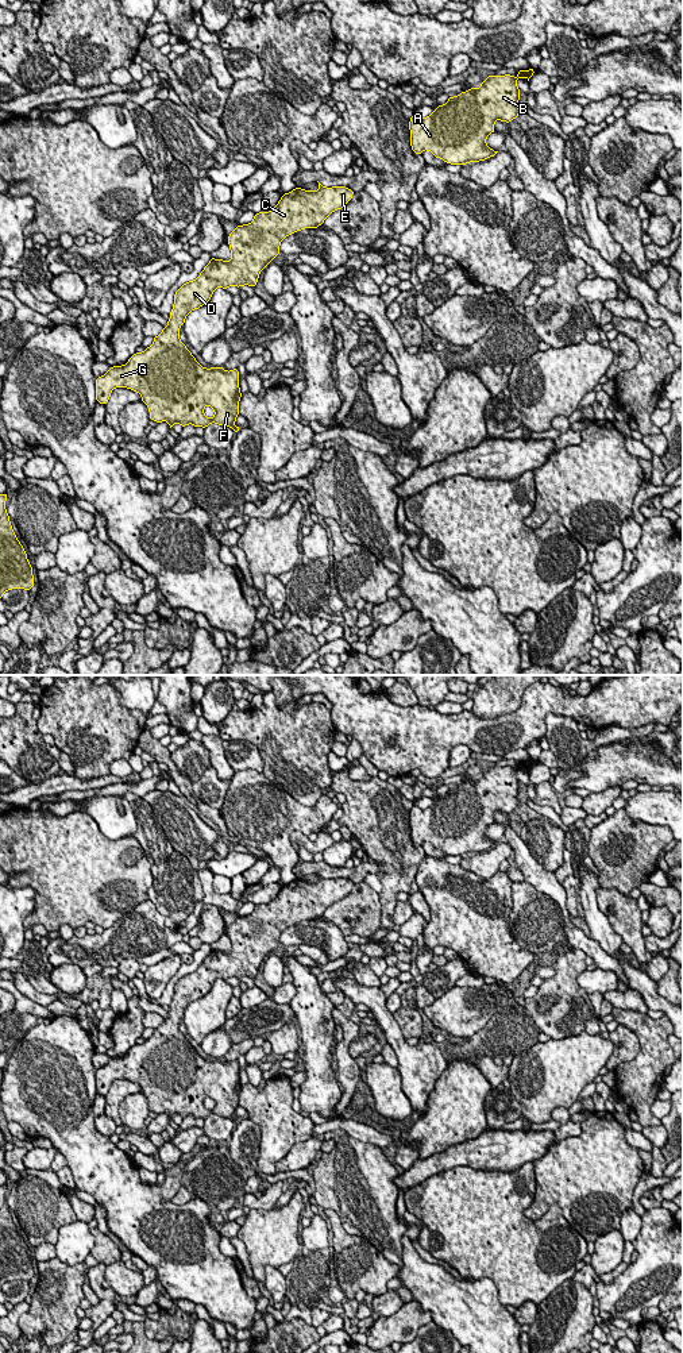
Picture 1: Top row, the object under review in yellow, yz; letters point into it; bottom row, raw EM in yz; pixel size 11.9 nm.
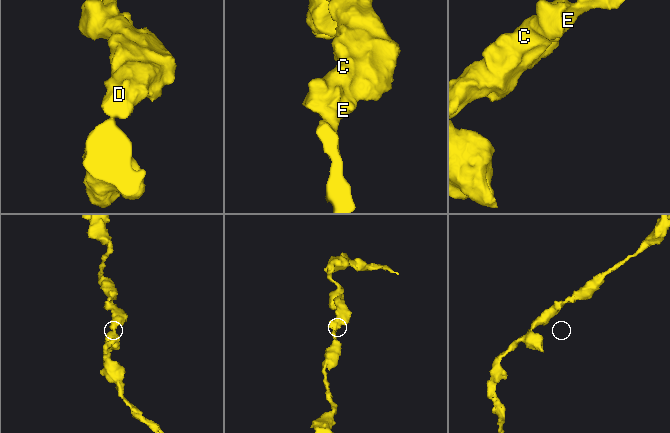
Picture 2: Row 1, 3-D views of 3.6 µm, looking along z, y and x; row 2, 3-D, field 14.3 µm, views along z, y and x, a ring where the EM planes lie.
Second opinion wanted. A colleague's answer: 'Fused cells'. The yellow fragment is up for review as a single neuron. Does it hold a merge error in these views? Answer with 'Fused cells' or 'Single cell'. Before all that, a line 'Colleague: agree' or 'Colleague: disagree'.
Colleague: disagree
Single cell

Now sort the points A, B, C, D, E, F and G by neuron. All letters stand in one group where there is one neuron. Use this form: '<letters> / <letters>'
A B C D E F G

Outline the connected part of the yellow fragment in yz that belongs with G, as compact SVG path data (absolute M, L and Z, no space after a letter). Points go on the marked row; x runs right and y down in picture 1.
M320 182L317 192L297 186L285 193L270 212L255 213L251 223L238 226L228 236L231 261L211 258L194 281L184 284L175 292L167 325L154 338L153 344L143 352L134 354L126 365L109 367L104 375L96 378L97 402L105 405L115 388L127 388L142 396L142 401L148 408L150 420L167 421L170 428L174 424L181 424L182 428L188 424L207 428L211 423L216 423L232 428L235 433L239 432L240 427L235 425L242 397L239 370L202 367L180 340L180 327L192 311L211 300L216 288L243 285L254 288L261 271L281 253L279 244L283 238L304 228L317 228L332 212L342 209L352 194L354 190L346 186L325 188Z

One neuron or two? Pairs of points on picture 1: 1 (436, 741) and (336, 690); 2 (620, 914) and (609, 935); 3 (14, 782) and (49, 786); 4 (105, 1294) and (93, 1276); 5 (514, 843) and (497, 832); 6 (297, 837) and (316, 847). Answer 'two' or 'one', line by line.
1: one
2: two
3: two
4: one
5: two
6: one

